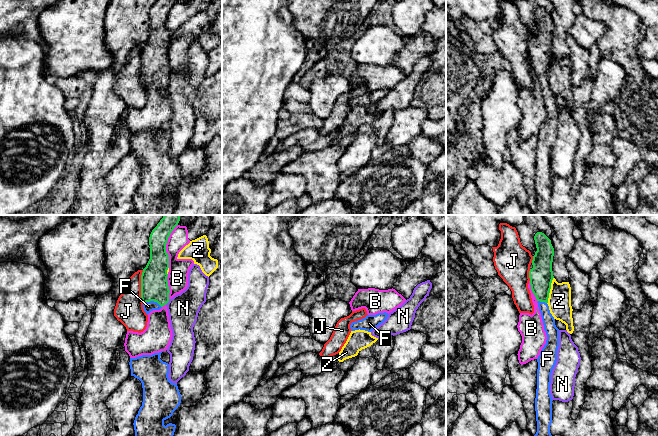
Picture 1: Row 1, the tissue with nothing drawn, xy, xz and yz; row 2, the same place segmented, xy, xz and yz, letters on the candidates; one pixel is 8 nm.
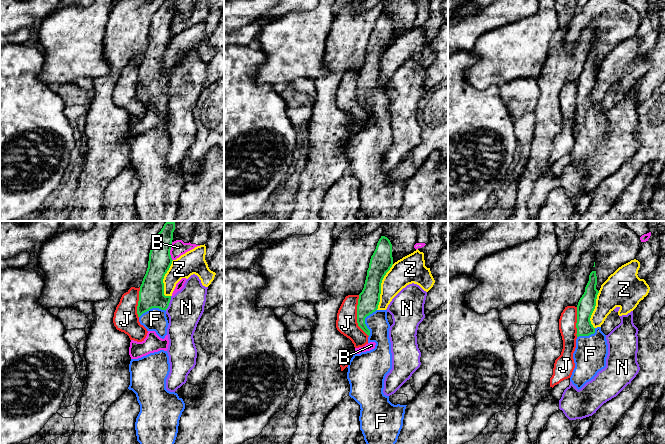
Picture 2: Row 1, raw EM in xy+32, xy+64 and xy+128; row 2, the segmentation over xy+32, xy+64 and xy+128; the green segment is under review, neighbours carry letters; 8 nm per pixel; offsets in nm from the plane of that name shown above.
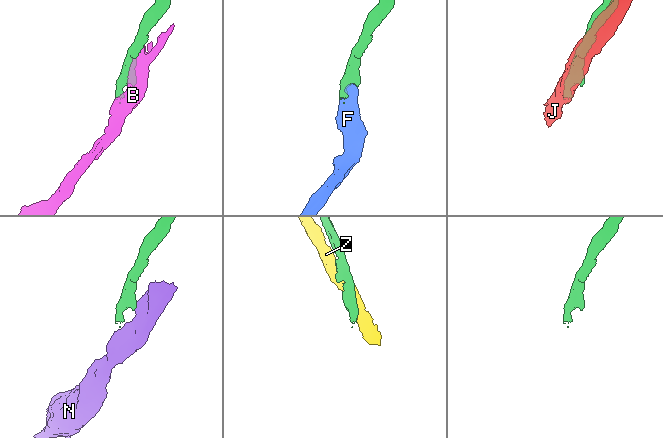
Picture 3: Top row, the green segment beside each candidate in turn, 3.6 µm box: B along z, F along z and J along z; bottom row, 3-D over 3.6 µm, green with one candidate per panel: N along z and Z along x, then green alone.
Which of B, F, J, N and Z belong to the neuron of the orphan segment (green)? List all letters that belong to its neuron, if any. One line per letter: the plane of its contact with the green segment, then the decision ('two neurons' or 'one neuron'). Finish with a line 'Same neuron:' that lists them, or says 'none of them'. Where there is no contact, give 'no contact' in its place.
B: xy | two neurons
F: xy | one neuron
J: xy | two neurons
N: xy | two neurons
Z: yz | two neurons
Same neuron: F

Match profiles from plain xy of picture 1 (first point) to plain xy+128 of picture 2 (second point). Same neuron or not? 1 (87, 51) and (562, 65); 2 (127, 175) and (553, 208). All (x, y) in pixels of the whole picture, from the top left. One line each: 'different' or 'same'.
1: different
2: same

